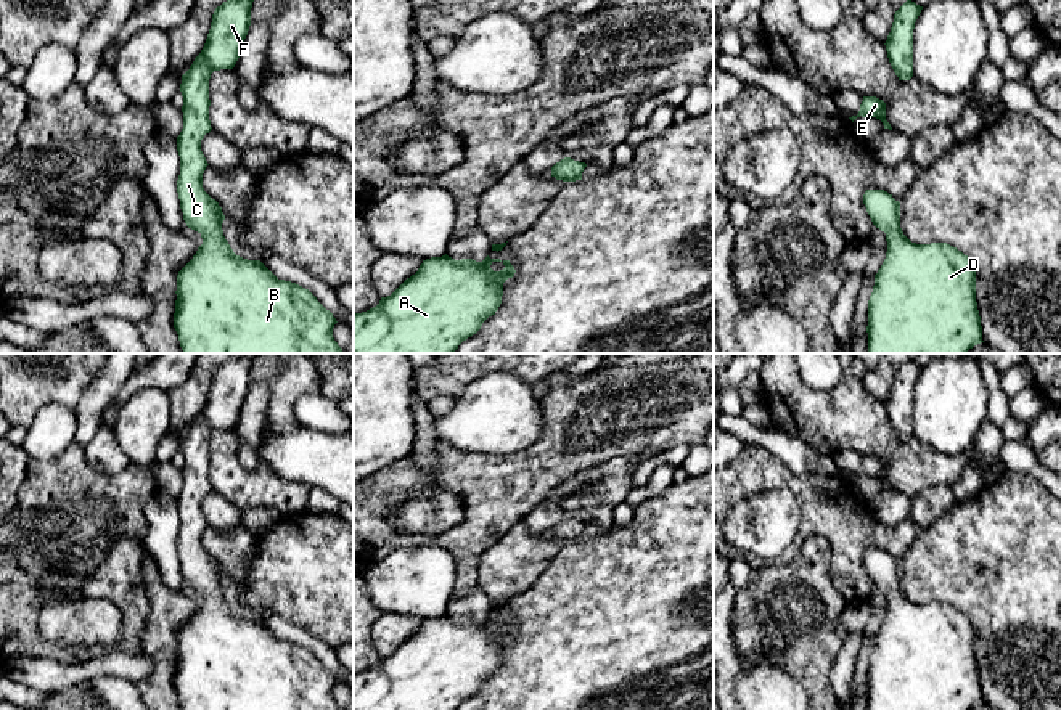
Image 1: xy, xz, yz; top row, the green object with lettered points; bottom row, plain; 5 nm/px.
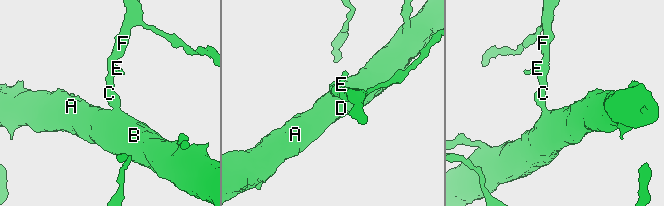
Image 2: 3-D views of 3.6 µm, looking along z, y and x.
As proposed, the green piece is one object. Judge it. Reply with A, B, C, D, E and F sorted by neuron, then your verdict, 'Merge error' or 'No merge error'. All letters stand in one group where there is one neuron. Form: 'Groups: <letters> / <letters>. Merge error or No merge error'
Groups: A B C D E F. No merge error

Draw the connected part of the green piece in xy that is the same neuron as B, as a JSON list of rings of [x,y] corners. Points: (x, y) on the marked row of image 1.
[[[227,0],[215,8],[206,43],[182,75],[183,129],[177,137],[177,193],[183,220],[201,235],[203,244],[177,275],[174,328],[183,353],[344,353],[333,337],[336,318],[309,289],[278,280],[260,260],[233,252],[223,236],[222,207],[203,188],[203,173],[209,164],[201,140],[212,130],[209,79],[214,71],[235,67],[251,26],[252,2]]]

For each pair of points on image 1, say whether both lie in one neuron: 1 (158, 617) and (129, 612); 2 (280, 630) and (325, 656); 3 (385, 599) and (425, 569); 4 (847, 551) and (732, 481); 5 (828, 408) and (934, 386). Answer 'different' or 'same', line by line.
1: different
2: same
3: same
4: same
5: different

